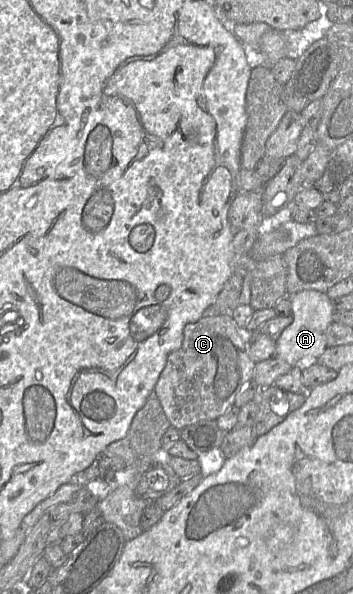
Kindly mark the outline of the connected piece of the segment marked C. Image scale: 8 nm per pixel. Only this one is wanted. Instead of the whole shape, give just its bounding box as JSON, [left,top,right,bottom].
[154,315,256,430]

